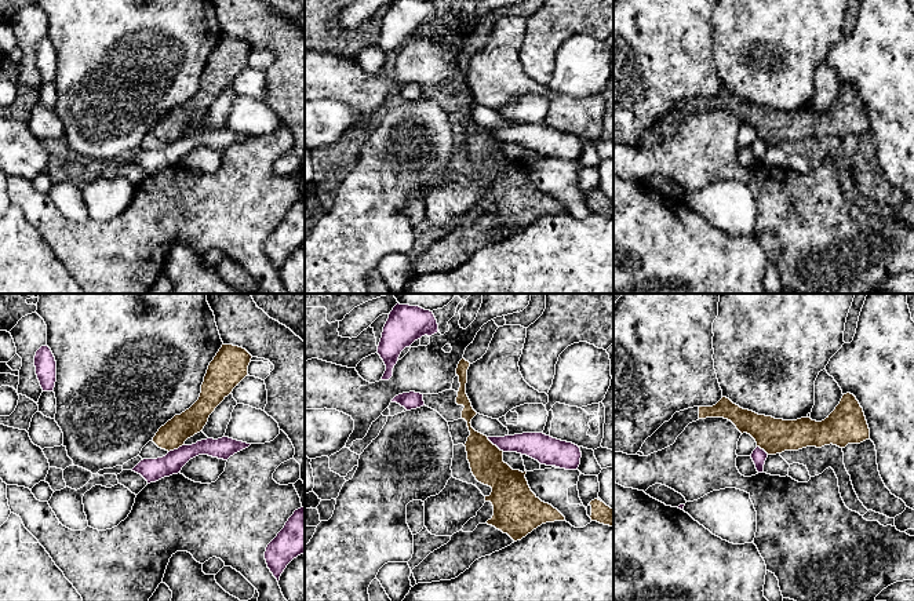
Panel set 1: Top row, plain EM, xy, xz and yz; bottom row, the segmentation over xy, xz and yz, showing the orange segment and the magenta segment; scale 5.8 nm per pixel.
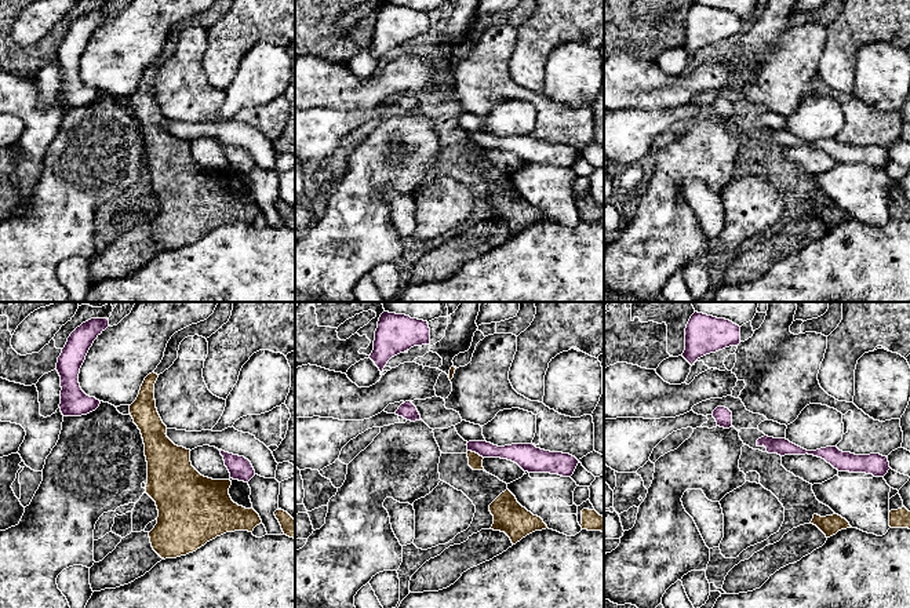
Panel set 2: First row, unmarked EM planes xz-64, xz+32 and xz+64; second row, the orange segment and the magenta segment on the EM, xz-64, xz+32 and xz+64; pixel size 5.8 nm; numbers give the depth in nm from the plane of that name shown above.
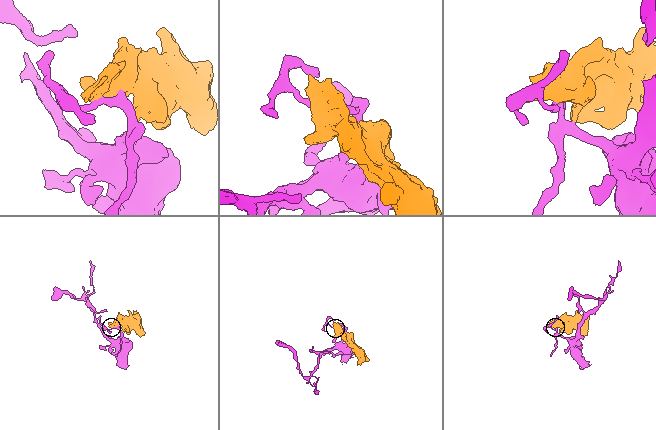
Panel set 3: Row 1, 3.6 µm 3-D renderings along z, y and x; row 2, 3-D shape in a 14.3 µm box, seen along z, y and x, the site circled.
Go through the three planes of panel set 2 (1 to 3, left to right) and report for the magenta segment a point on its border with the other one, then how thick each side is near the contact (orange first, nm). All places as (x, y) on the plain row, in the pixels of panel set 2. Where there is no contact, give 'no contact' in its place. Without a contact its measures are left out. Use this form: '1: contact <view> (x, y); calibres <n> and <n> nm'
1: no contact
2: contact xz+32 (476, 145); calibres 80 and 120 nm
3: no contact

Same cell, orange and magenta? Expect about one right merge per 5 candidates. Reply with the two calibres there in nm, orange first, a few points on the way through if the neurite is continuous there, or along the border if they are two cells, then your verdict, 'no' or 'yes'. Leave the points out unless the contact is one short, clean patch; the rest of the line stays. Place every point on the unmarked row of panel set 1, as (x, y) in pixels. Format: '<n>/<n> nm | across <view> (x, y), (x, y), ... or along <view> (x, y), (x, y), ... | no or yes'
200/160 nm | no

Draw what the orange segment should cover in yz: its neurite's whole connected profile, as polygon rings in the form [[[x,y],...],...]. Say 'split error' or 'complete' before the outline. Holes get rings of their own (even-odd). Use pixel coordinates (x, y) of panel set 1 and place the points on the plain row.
split error | [[[851,84],[844,85],[835,101],[822,113],[811,109],[775,110],[743,101],[729,90],[722,88],[713,98],[693,98],[676,103],[669,113],[664,113],[645,131],[640,143],[648,147],[673,136],[689,114],[706,109],[731,112],[742,125],[750,125],[757,138],[768,146],[798,142],[806,138],[822,139],[830,135],[845,139],[848,135],[870,131],[870,120],[863,99]]]

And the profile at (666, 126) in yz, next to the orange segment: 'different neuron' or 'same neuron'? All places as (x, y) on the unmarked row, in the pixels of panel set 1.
same neuron

